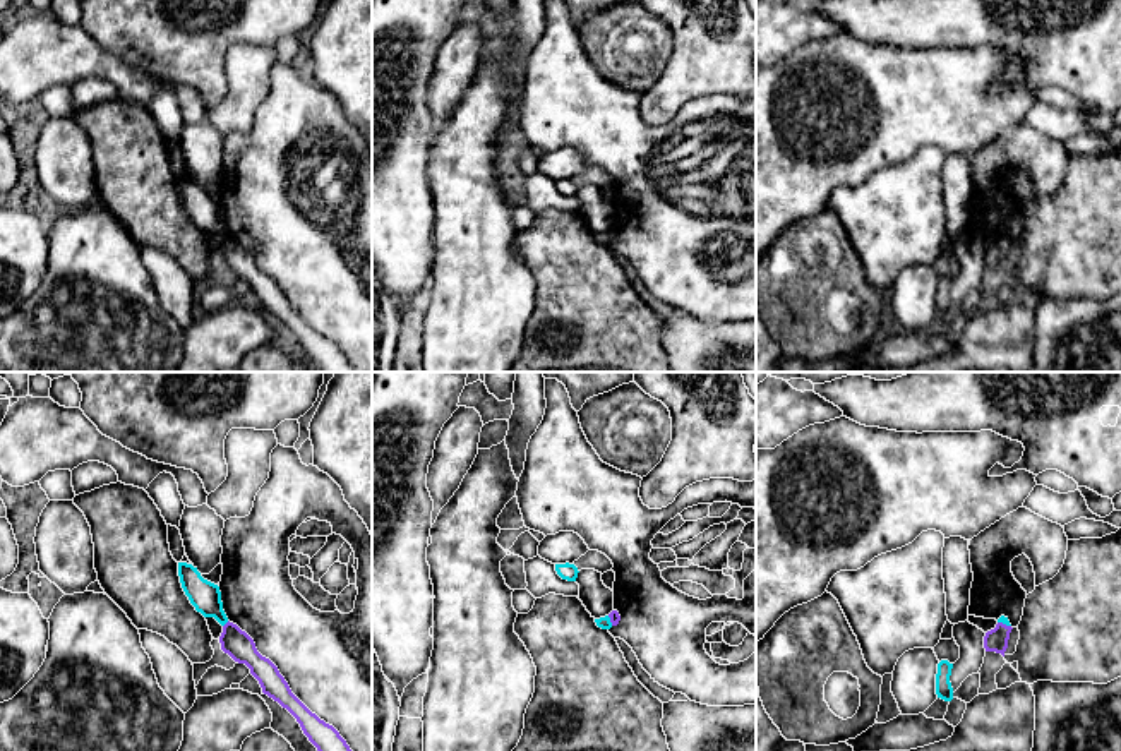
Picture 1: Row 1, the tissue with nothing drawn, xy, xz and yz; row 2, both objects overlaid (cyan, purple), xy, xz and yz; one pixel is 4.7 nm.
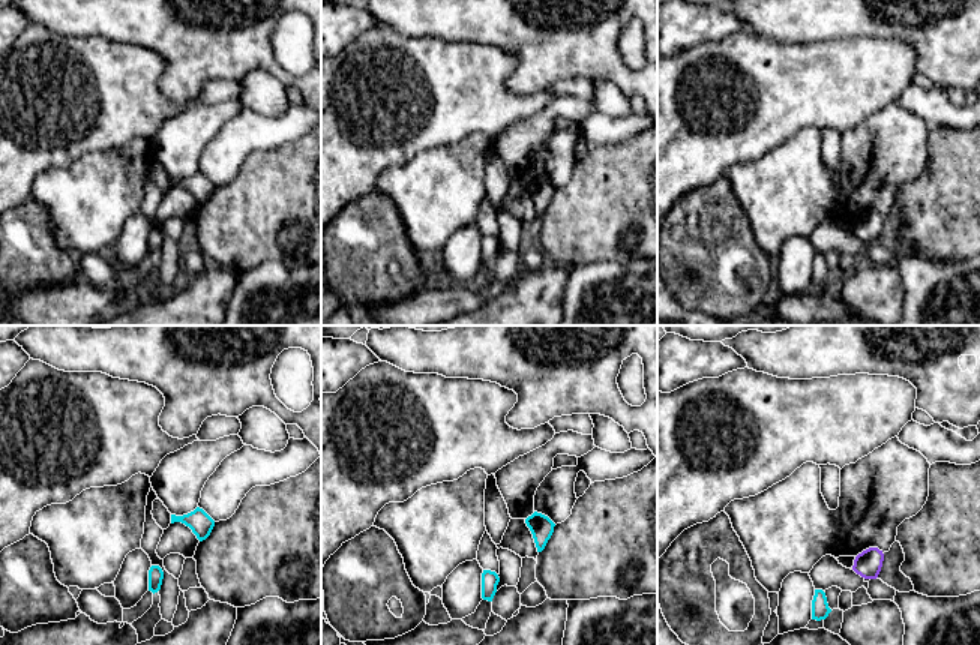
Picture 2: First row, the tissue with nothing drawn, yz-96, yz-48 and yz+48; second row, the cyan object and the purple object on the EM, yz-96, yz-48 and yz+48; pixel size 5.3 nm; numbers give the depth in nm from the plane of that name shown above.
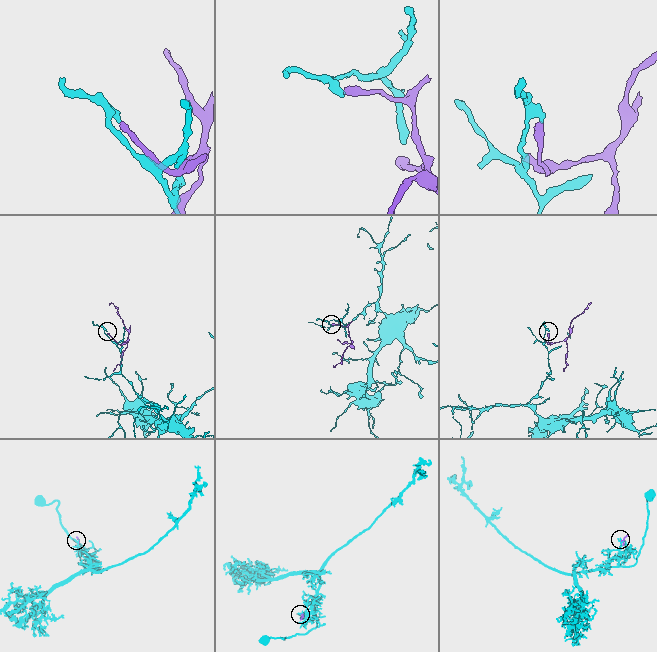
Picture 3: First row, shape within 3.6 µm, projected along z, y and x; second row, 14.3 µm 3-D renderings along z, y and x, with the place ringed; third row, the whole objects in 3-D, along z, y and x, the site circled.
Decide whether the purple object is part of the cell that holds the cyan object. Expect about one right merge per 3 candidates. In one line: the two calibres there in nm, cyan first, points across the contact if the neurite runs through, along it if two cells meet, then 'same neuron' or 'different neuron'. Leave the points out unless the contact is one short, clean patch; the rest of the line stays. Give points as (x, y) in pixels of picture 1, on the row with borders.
140 nm thick on the cyan side, 140 nm on the other; border along xy (228, 621), (223, 626); different neuron

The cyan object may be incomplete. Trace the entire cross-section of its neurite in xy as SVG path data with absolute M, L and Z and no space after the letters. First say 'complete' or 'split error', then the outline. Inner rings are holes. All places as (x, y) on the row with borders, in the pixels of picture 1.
complete; M178 562L178 576L185 595L190 604L204 617L214 617L221 626L228 622L223 610L219 586L204 580L197 568L187 562Z

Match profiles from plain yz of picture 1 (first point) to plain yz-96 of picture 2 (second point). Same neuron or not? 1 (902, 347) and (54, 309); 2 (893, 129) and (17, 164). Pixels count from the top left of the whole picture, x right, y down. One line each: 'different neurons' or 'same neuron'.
1: same neuron
2: same neuron

